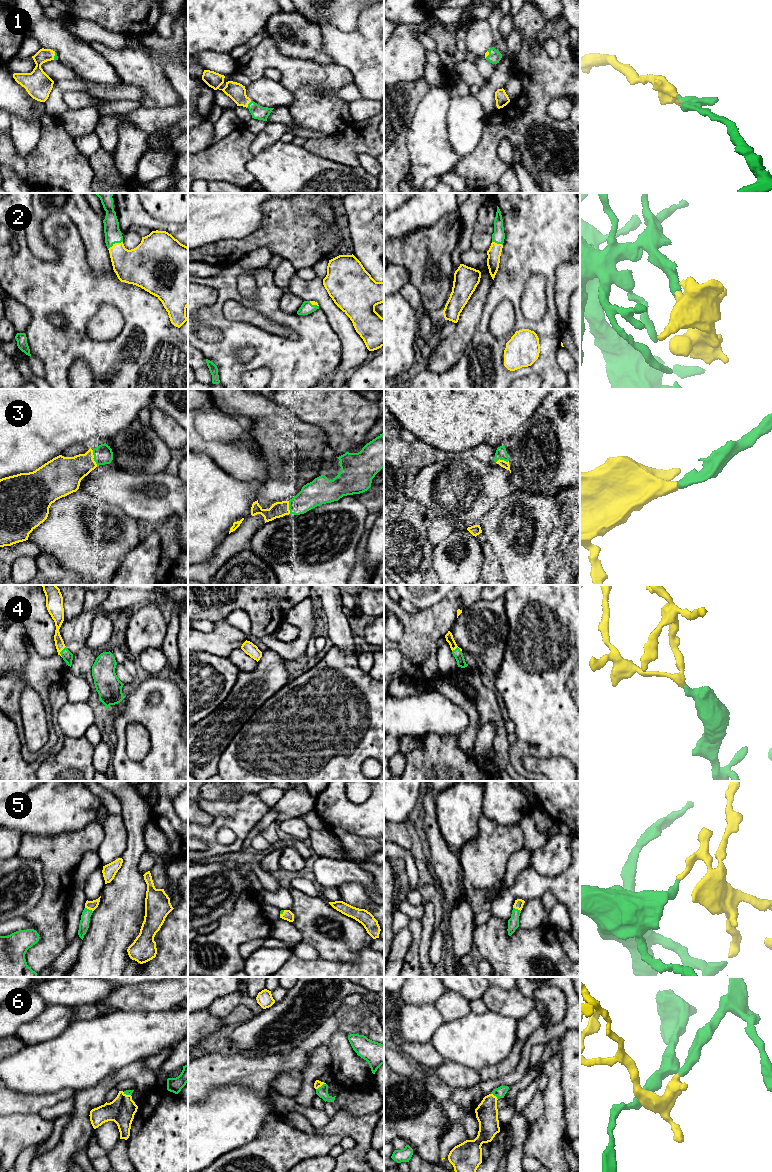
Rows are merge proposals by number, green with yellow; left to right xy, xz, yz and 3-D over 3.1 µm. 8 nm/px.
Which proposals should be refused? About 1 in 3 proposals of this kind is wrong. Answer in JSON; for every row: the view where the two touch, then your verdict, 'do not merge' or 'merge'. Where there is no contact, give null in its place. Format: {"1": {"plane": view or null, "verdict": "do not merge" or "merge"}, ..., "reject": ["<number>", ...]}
{"1": {"plane": "xz", "verdict": "merge"}, "2": {"plane": "xy", "verdict": "merge"}, "3": {"plane": "xy", "verdict": "merge"}, "4": {"plane": "yz", "verdict": "merge"}, "5": {"plane": "xy", "verdict": "merge"}, "6": {"plane": "xz", "verdict": "merge"}, "reject": []}

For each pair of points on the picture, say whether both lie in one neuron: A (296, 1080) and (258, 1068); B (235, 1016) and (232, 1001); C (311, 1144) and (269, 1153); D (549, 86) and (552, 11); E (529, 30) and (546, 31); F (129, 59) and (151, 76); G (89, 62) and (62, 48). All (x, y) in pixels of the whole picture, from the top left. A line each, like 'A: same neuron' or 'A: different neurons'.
A: different neurons
B: different neurons
C: same neuron
D: different neurons
E: different neurons
F: same neuron
G: same neuron

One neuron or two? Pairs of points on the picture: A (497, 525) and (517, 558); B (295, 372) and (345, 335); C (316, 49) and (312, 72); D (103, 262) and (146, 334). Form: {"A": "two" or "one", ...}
{"A": "one", "B": "two", "C": "two", "D": "two"}

